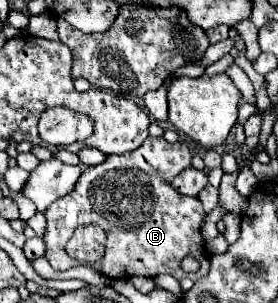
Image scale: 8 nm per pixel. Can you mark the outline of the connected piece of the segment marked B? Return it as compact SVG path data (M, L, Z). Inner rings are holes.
M147 137L139 149L121 153L121 155L111 155L101 165L85 169L77 181L77 187L69 195L51 203L49 209L45 211L45 217L47 217L47 229L43 235L43 241L47 247L45 259L57 271L67 271L75 267L75 261L71 261L71 257L65 253L65 243L69 241L69 235L79 225L93 223L93 225L101 225L109 239L109 249L105 251L105 257L101 257L101 261L95 263L95 269L111 279L129 279L135 275L153 279L161 273L169 273L177 281L181 281L183 277L189 277L193 281L205 277L209 273L209 257L203 251L203 237L199 231L205 219L201 201L197 197L183 197L171 187L171 179L177 177L189 165L191 165L191 151L185 143L167 143L163 137ZM185 255L191 255L199 261L201 265L199 271L195 273L183 271L181 261Z

